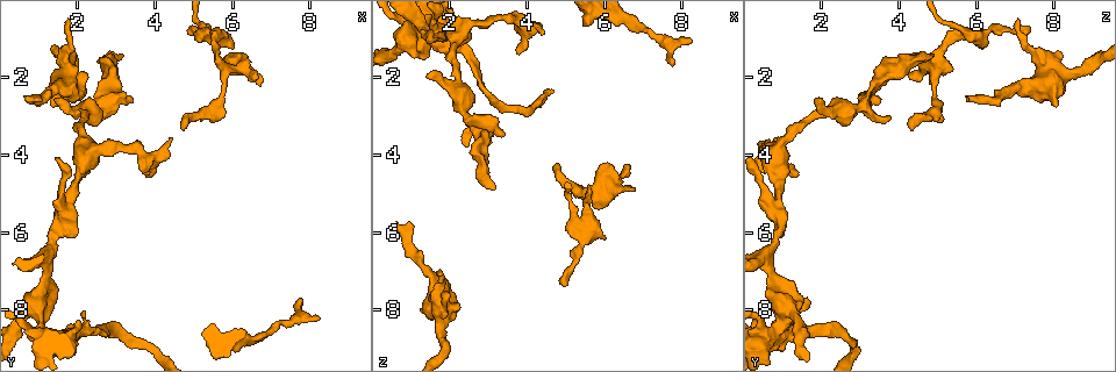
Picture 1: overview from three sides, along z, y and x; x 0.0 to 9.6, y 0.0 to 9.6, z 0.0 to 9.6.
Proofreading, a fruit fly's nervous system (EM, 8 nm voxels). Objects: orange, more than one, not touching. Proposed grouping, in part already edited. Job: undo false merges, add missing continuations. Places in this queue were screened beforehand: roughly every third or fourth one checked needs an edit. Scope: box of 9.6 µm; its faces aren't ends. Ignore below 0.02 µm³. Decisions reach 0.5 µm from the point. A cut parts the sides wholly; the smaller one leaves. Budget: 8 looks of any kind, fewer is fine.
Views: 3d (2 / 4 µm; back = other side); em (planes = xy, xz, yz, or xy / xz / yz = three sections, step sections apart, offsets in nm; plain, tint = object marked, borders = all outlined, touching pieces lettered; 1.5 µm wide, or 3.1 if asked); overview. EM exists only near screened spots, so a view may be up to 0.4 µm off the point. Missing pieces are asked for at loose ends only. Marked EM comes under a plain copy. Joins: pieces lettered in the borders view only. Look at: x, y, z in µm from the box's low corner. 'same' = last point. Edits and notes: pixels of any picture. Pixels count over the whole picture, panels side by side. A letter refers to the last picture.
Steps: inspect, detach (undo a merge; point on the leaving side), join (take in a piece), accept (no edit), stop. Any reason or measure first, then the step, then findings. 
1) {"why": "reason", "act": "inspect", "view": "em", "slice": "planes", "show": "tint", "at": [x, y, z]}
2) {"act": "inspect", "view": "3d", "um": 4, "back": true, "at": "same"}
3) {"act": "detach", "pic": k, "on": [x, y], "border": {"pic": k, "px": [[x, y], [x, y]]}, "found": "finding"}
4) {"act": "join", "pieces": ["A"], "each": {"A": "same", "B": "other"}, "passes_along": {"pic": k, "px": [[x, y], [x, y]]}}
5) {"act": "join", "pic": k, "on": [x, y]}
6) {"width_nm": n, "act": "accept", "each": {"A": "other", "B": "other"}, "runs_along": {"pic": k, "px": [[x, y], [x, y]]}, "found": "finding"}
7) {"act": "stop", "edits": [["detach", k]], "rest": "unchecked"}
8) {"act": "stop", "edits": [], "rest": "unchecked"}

{"why": "tapers out", "act": "inspect", "view": "3d", "um": 4, "back": true, "at": [8.25, 8.20, 1.05]}

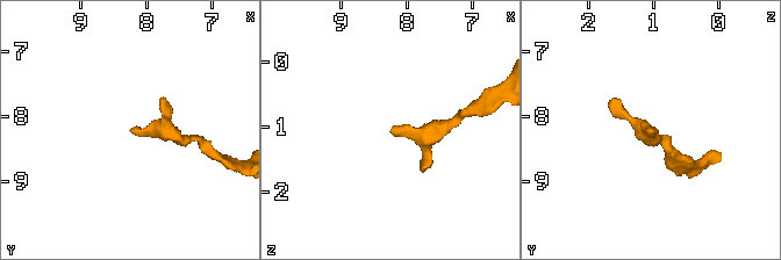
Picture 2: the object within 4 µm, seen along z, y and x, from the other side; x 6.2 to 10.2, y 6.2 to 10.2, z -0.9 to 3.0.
{"why": "need the tissue", "act": "inspect", "view": "em", "slice": "planes", "show": "borders", "at": [8.25, 8.20, 1.00]}

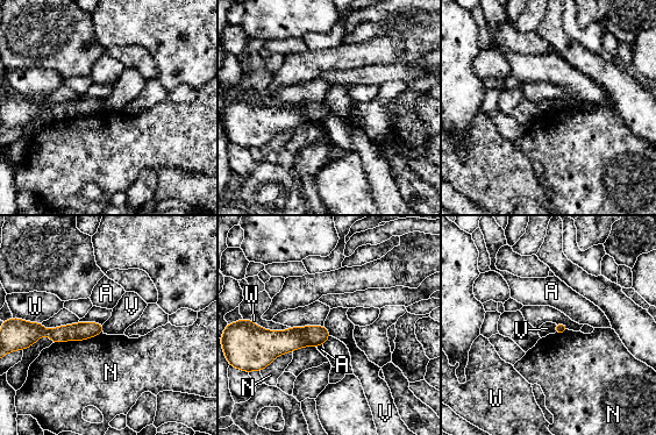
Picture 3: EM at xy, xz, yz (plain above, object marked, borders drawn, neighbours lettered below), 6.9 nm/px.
{"act": "accept", "each": {"A": "other", "N": "other", "V": "other", "W": "other"}, "runs_along": {"pic": 3, "px": [[100, 326], [80, 332], [36, 333]]}, "found": "no lettered piece goes on from it"}

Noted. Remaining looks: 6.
{"why": "thin end", "act": "inspect", "view": "em", "slice": "yz", "step": 4, "show": "tint", "at": [6.75, 2.25, 4.90]}

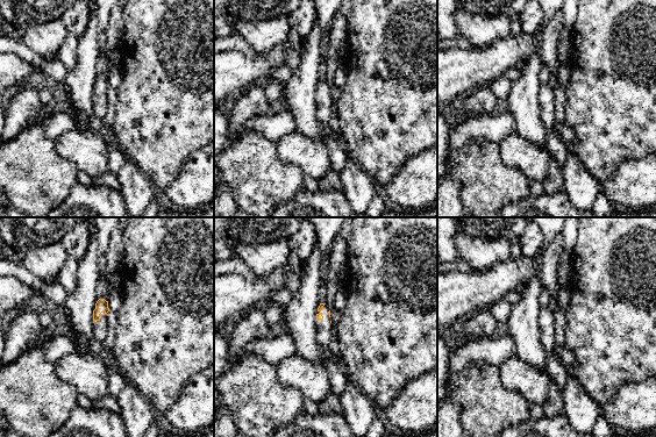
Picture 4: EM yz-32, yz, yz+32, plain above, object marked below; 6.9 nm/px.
{"act": "inspect", "view": "em", "slice": "yz", "step": 4, "show": "borders", "at": "same"}

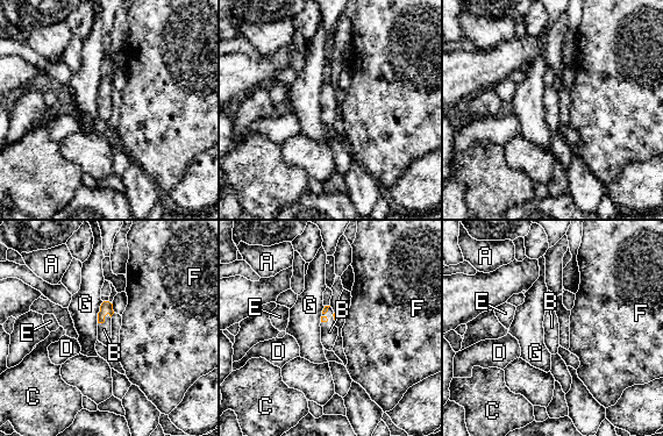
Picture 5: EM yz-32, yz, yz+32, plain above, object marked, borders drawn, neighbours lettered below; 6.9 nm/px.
{"longest_contact_nm": ["G", 160], "act": "join", "pieces": ["B"], "each": {"A": "other", "B": "same", "C": "other", "D": "other", "E": "other", "F": "other", "G": "other"}, "passes_along": {"pic": 5, "px": [[106, 305], [104, 319], [104, 329]]}, "found": "it goes on there"}

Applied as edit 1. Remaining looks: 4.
{"why": "see it whole again", "act": "inspect", "view": "overview"}

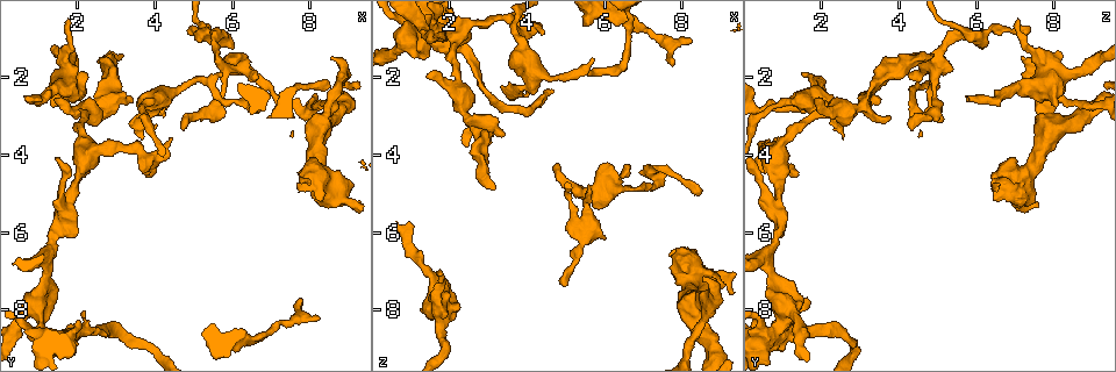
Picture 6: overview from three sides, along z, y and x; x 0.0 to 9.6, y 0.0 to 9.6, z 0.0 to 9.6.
{"act": "inspect", "view": "em", "slice": "xy", "step": 8, "show": "borders", "at": [0.70, 2.50, 5.75]}

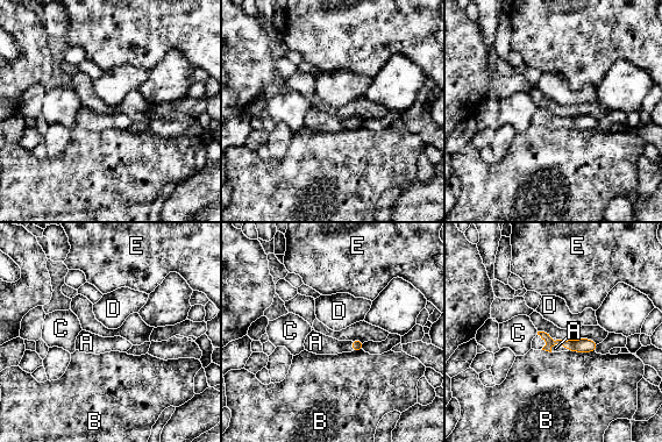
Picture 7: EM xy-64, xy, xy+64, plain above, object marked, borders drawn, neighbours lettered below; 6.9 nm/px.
{"act": "inspect", "view": "em", "slice": "yz", "step": 8, "show": "borders", "at": "same"}

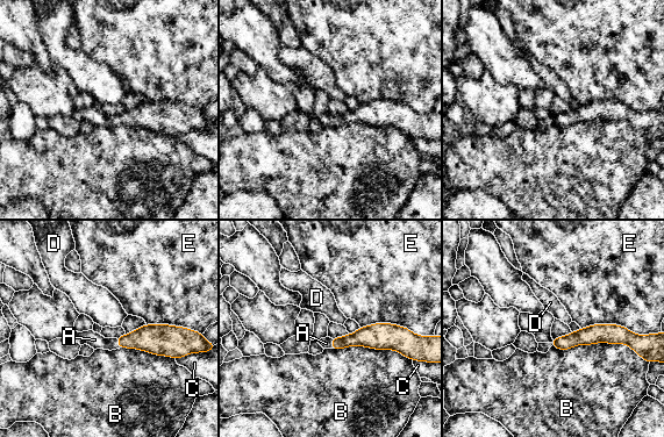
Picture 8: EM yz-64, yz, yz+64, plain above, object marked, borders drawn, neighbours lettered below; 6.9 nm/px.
{"act": "join", "pieces": ["A"], "each": {"A": "same", "B": "other", "C": "other", "D": "other", "E": "other"}, "passes_along": {"pic": 8, "px": [[152, 338], [116, 342], [94, 339]]}, "found": "the neuron continues"}

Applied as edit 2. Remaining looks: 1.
{"act": "stop", "edits": [["join", 5], ["join", 8]], "rest": "unchecked"}

